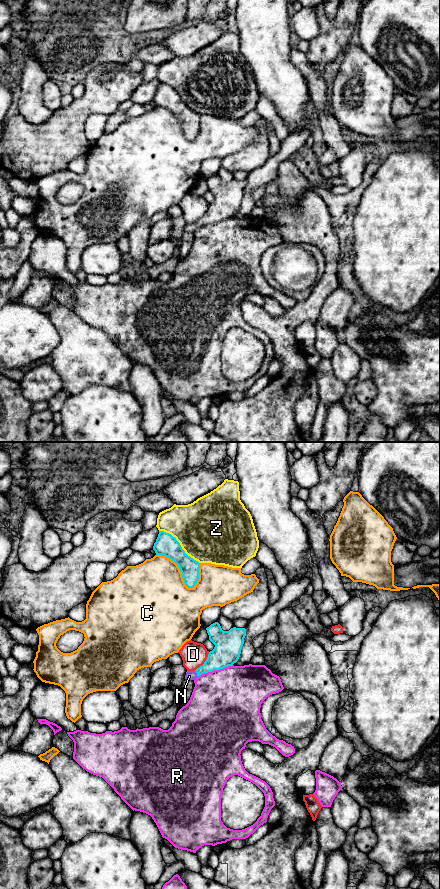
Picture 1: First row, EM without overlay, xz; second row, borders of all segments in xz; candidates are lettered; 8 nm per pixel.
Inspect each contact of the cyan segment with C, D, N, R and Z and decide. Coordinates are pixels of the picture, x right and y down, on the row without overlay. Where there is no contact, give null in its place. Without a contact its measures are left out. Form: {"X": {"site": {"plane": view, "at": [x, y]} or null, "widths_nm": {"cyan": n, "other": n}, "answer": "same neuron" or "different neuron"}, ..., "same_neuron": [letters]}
{"C": {"site": {"plane": "xz", "at": [179, 120]}, "widths_nm": {"cyan": 180, "other": 460}, "answer": "different neuron"}, "D": {"site": {"plane": "xz", "at": [204, 214]}, "widths_nm": {"cyan": 220, "other": 200}, "answer": "different neuron"}, "N": {"site": {"plane": "xz", "at": [196, 224]}, "widths_nm": {"cyan": 180, "other": 80}, "answer": "same neuron"}, "R": {"site": {"plane": "xz", "at": [215, 221]}, "widths_nm": {"cyan": 220, "other": 480}, "answer": "different neuron"}, "Z": {"site": {"plane": "xz", "at": [179, 96]}, "widths_nm": {"cyan": 180, "other": 480}, "answer": "different neuron"}, "same_neuron": ["N"]}

